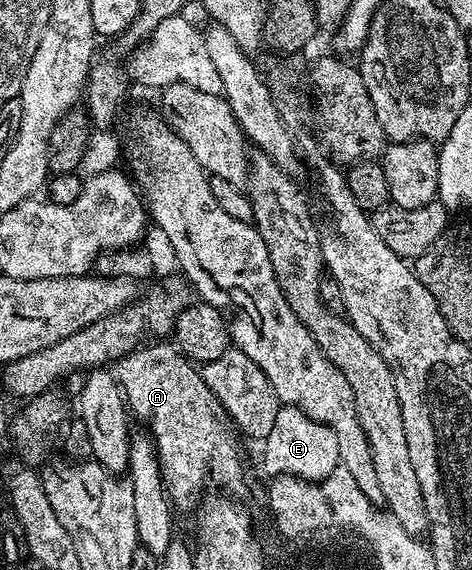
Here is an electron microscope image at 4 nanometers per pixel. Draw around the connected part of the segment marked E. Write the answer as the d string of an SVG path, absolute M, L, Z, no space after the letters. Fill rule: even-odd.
M288 406L278 407L275 426L265 436L265 472L269 478L295 476L298 480L316 482L327 478L338 468L341 459L336 432L309 419L303 412Z

